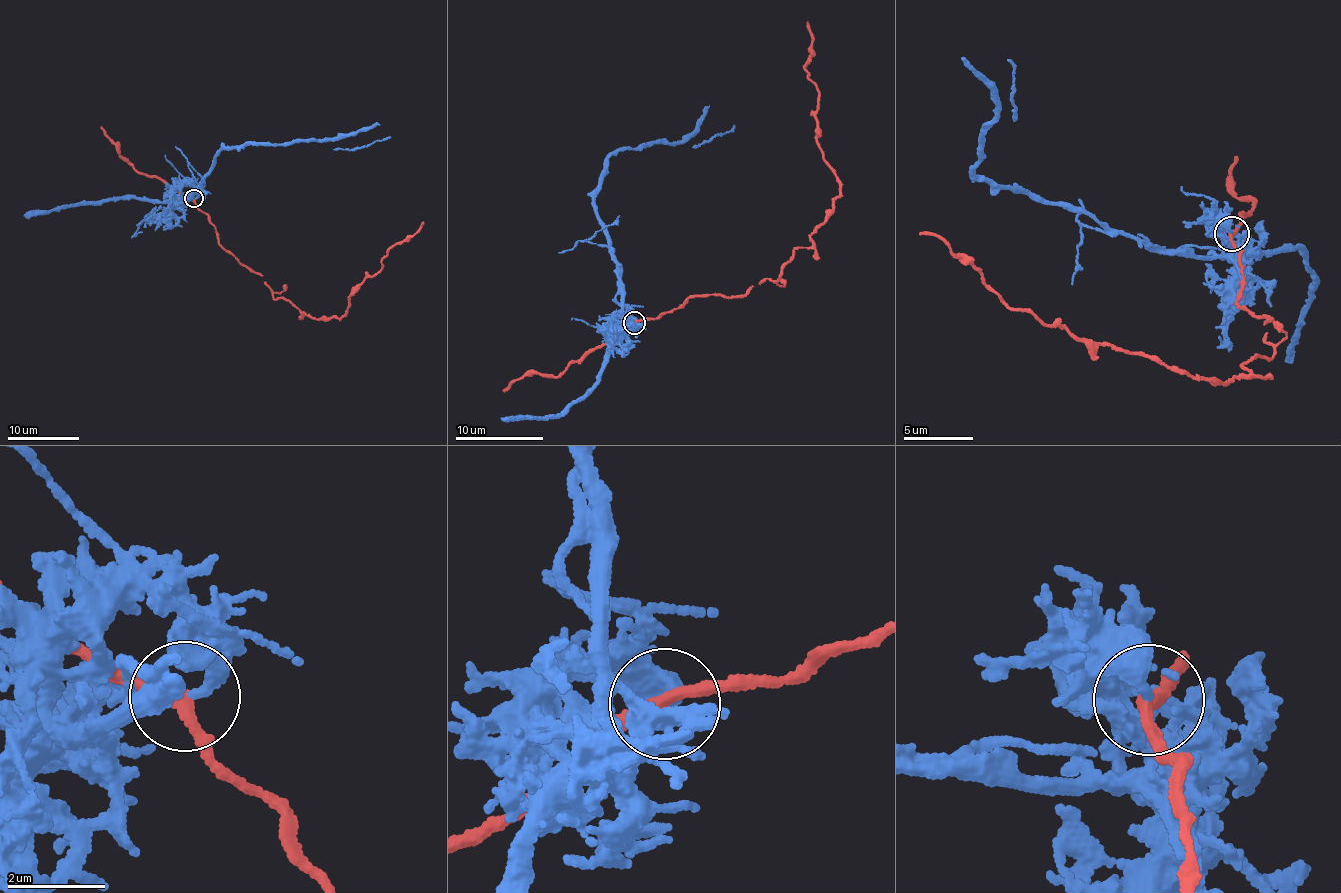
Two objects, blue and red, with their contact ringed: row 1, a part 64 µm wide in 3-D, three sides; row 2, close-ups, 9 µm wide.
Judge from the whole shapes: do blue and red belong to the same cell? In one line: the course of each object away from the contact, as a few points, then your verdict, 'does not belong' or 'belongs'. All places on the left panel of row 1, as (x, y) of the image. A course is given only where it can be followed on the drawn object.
course blue (193, 199), (195, 190), (186, 183), (177, 203), (198, 192), (220, 150), (309, 139), (359, 149), (391, 137); course red (193, 199), (218, 243), (263, 276), (272, 296), (317, 319), (347, 313), (349, 295), (423, 221); does not belong

